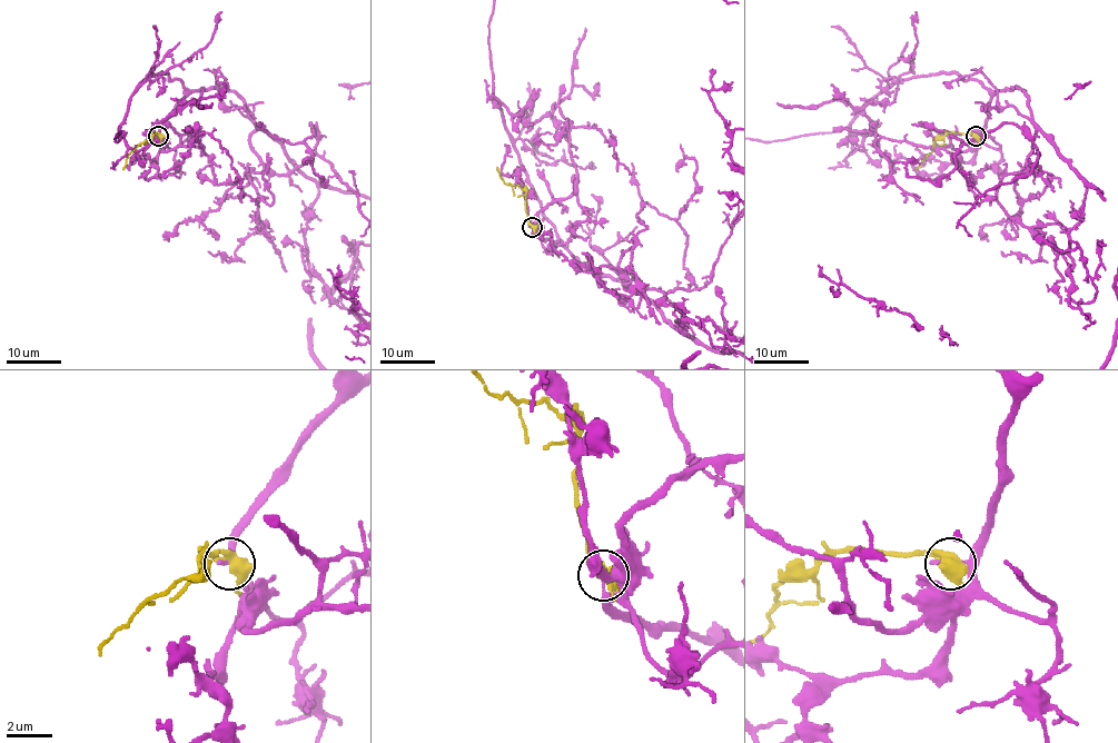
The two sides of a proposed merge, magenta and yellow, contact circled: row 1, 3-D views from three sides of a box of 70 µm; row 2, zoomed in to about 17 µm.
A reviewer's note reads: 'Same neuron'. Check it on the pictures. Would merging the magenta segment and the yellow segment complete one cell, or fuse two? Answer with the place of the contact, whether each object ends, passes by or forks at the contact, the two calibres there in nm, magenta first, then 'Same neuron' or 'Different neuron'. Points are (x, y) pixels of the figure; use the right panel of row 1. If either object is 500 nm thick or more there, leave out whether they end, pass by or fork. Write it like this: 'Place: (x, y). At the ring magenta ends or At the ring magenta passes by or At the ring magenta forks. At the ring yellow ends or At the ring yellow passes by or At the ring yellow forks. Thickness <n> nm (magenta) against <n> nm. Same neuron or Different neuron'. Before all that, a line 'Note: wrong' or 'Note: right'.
Note: wrong
Place: (976, 136). Thickness 240 nm (magenta) against 550 nm. Different neuron

